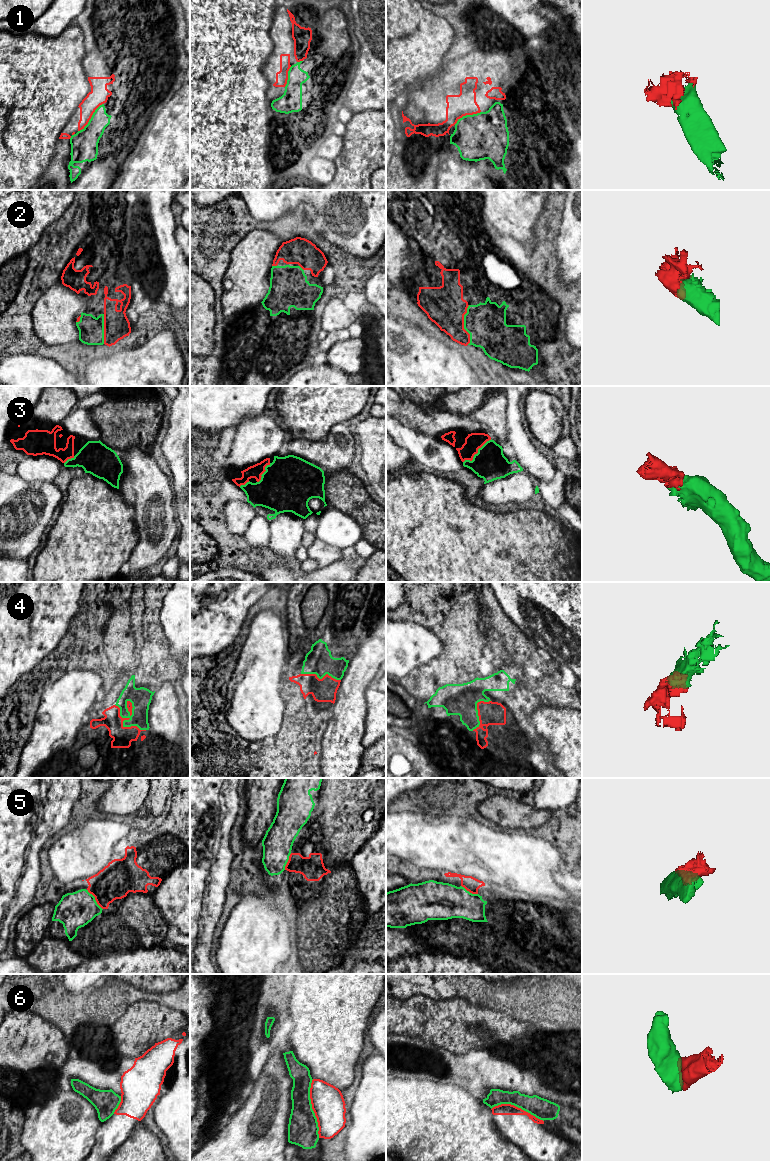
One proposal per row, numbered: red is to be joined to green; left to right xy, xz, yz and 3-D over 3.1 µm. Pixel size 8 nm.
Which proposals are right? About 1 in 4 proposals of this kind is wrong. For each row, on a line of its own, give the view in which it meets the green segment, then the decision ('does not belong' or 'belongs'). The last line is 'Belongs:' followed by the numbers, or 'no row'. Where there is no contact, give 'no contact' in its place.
1: meets green in xy; does not belong
2: meets green in yz; belongs
3: meets green in yz; belongs
4: meets green in xy; belongs
5: meets green in xy; does not belong
6: meets green in xz; does not belong
Belongs: 2, 3, 4

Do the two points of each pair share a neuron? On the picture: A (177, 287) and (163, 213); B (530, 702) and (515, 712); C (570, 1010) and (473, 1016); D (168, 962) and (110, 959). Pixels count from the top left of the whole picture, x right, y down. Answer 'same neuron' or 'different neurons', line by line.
A: same neuron
B: same neuron
C: different neurons
D: same neuron

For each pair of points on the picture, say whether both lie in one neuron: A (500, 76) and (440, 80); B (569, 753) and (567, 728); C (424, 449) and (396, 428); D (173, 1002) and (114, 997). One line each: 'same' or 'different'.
A: same
B: same
C: same
D: same

